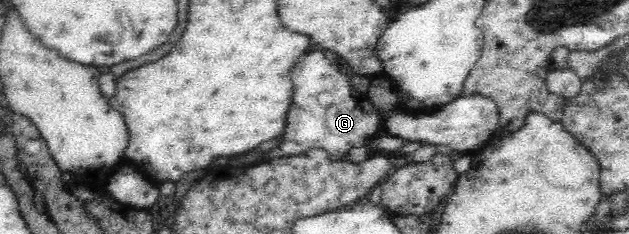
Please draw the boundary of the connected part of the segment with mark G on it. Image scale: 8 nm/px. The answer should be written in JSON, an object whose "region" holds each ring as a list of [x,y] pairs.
{"region":[[[320,50],[311,51],[301,57],[290,73],[293,82],[293,101],[287,113],[287,128],[283,145],[269,150],[261,159],[295,156],[309,150],[321,148],[328,151],[334,160],[344,160],[349,149],[366,145],[373,140],[381,125],[381,109],[368,102],[367,95],[357,91],[349,82],[349,77],[341,73]]]}

